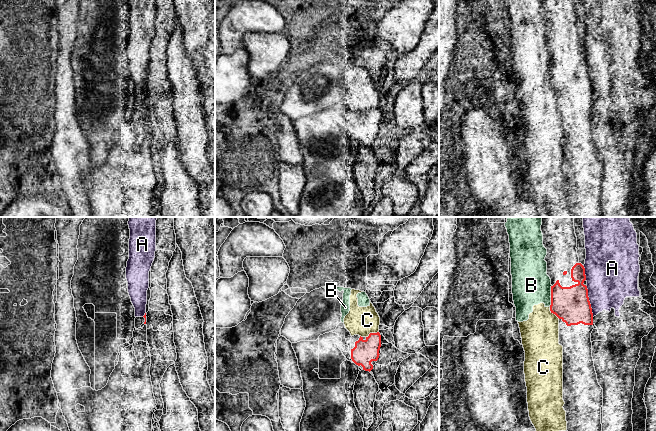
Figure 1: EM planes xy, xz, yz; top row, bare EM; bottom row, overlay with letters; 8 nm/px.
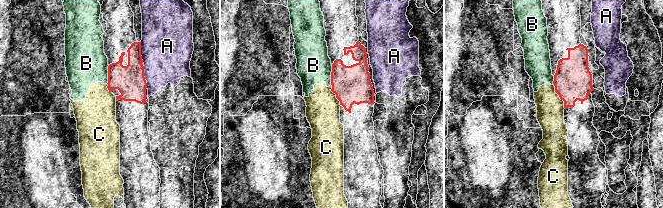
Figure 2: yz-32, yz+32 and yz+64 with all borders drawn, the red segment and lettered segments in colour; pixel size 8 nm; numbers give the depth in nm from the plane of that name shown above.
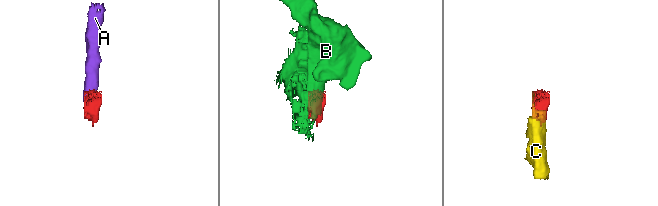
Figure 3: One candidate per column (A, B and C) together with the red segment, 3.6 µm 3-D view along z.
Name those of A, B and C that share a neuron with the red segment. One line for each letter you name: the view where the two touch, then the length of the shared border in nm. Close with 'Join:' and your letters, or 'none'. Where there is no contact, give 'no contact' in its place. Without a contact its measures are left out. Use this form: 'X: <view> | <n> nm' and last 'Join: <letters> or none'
Join: none

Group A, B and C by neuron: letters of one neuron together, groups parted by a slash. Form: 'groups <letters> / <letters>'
groups A / B C

